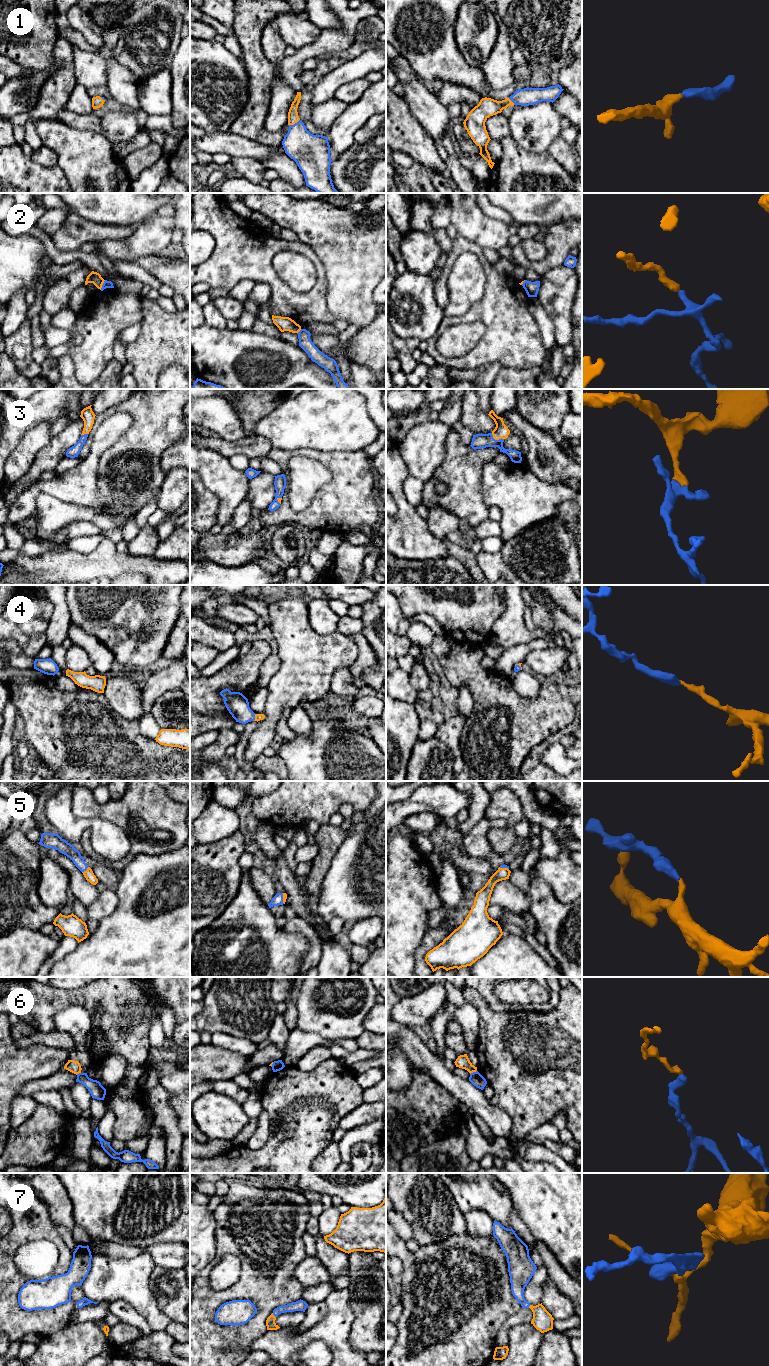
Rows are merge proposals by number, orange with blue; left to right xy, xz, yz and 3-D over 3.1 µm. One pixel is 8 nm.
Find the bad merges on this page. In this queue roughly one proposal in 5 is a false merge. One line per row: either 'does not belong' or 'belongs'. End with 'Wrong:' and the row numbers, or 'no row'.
1: belongs
2: does not belong
3: belongs
4: belongs
5: belongs
6: does not belong
7: belongs
Wrong: 2, 6

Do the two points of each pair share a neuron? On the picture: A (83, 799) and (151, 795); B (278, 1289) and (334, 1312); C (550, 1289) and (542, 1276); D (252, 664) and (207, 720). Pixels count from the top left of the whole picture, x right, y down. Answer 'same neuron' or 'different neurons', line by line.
A: same neuron
B: different neurons
C: different neurons
D: different neurons

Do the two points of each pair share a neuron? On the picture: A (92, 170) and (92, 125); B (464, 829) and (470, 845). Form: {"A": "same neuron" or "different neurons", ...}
{"A": "different neurons", "B": "different neurons"}

